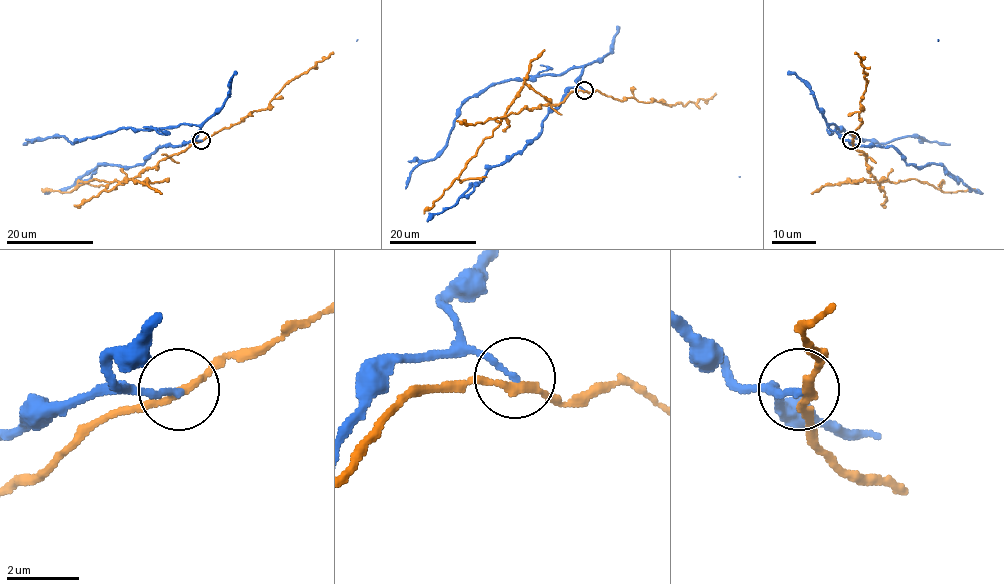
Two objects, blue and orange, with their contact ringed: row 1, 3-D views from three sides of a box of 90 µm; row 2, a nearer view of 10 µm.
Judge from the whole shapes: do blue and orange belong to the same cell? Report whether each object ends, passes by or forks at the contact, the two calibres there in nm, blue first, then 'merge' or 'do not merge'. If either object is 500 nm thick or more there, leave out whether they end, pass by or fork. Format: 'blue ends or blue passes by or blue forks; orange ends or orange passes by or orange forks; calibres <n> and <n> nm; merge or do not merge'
blue ends; orange passes by; calibres 150 and 200 nm; do not merge

